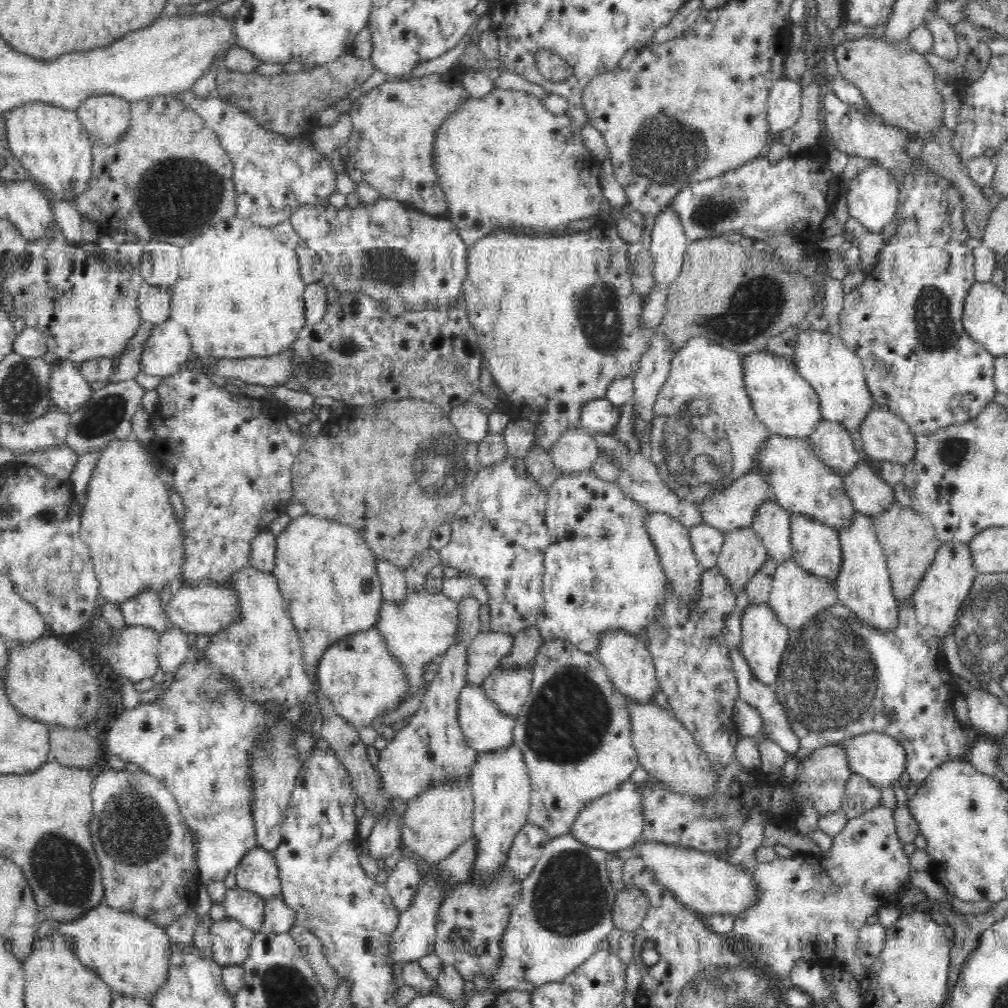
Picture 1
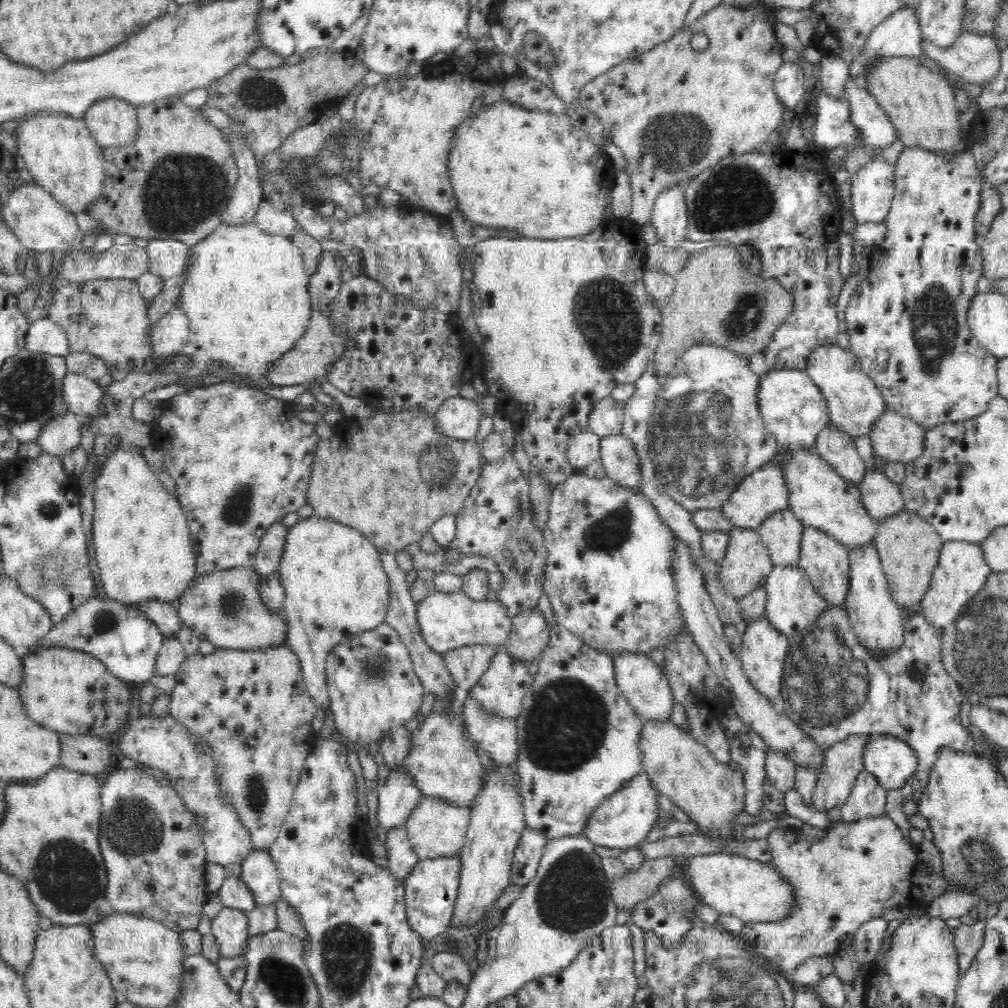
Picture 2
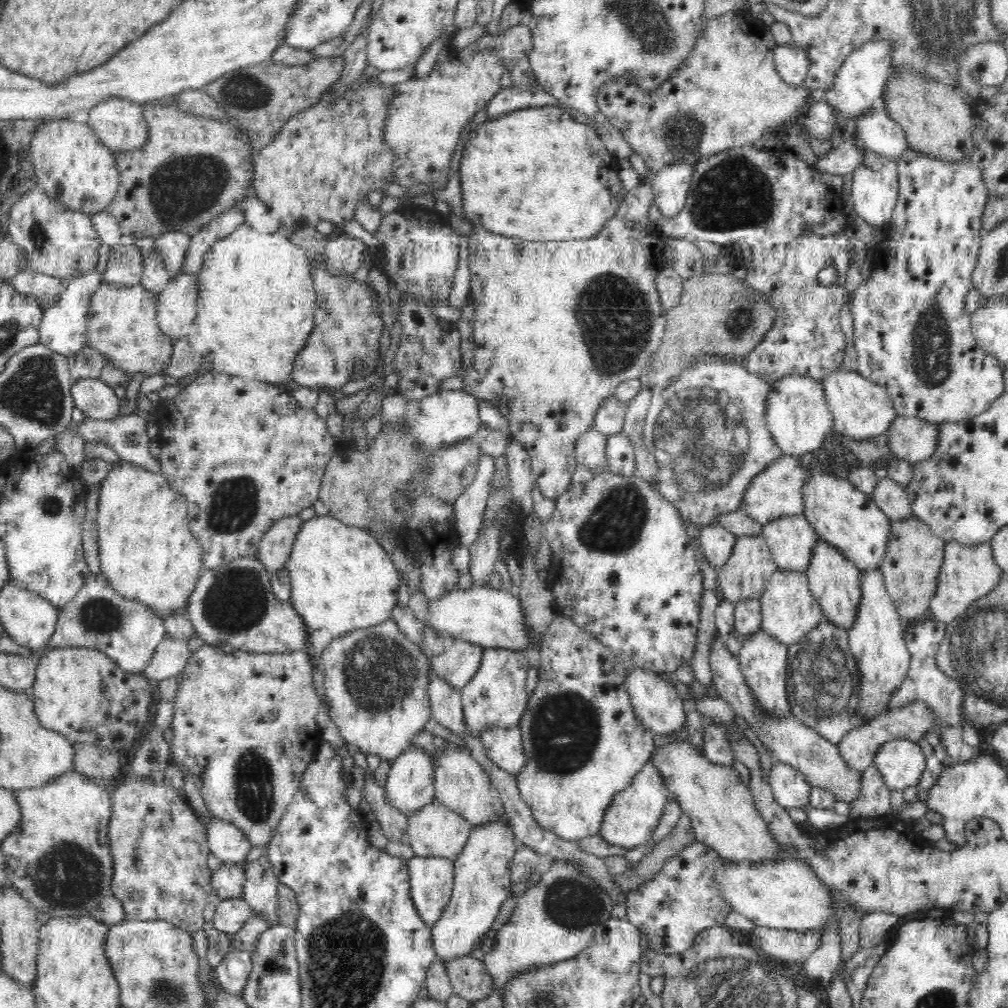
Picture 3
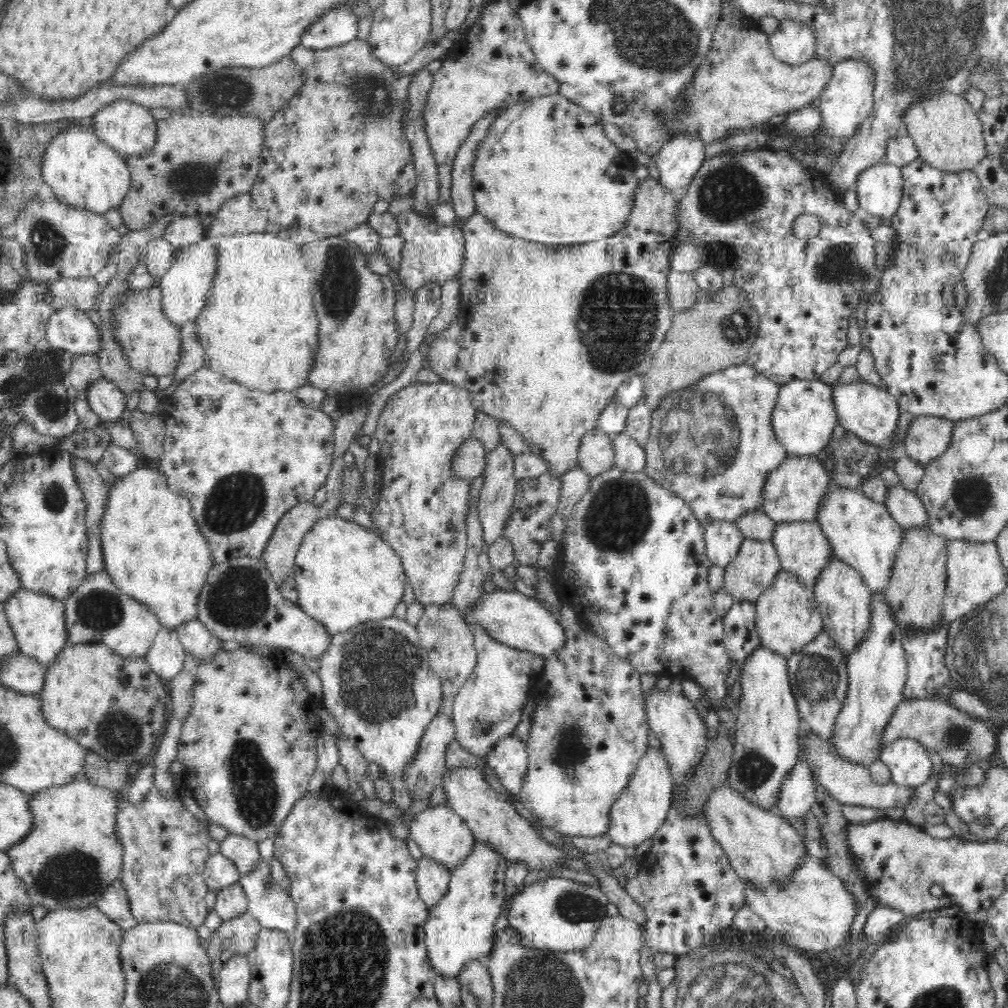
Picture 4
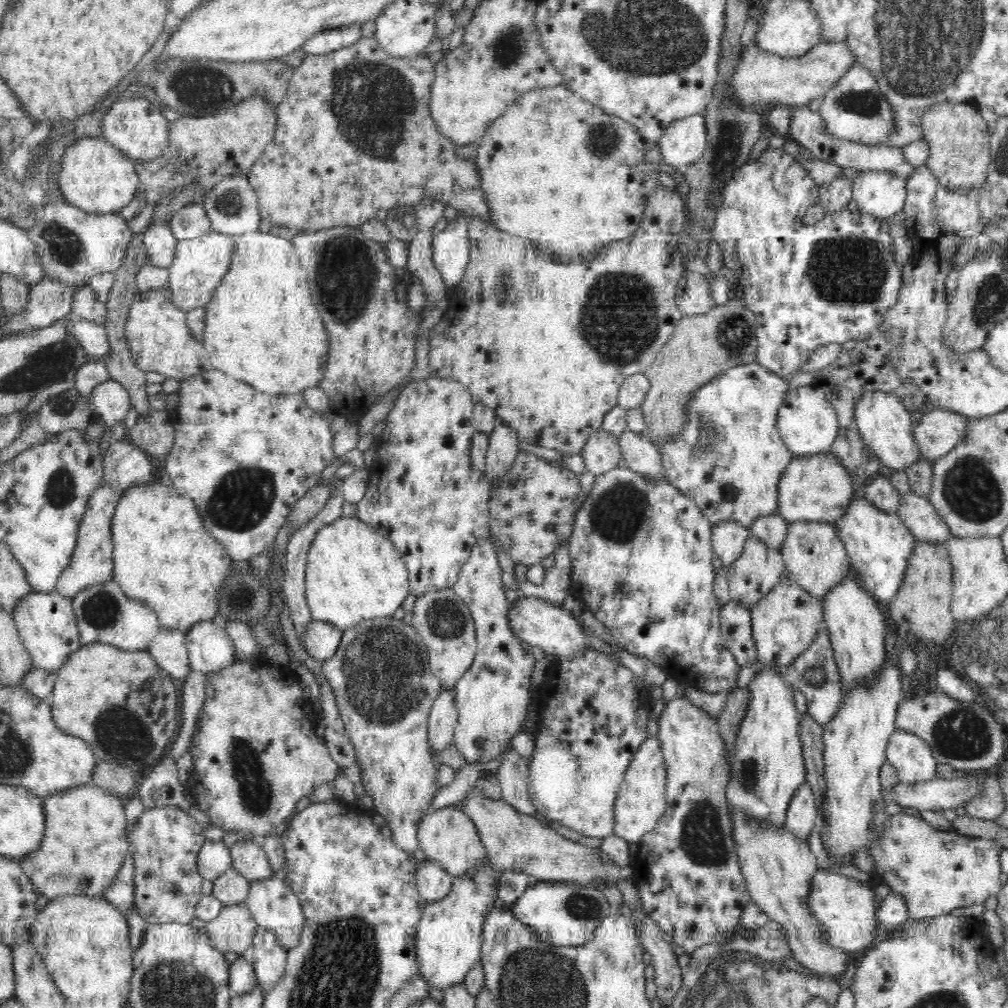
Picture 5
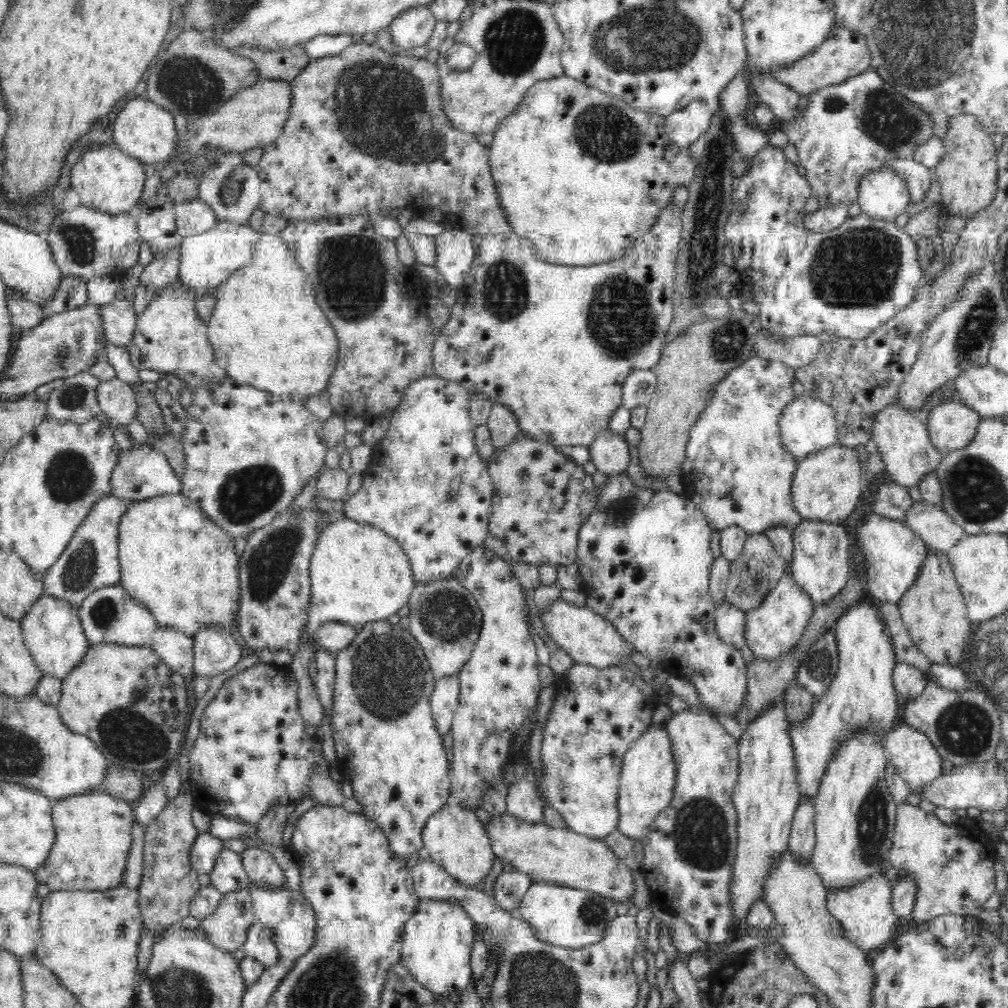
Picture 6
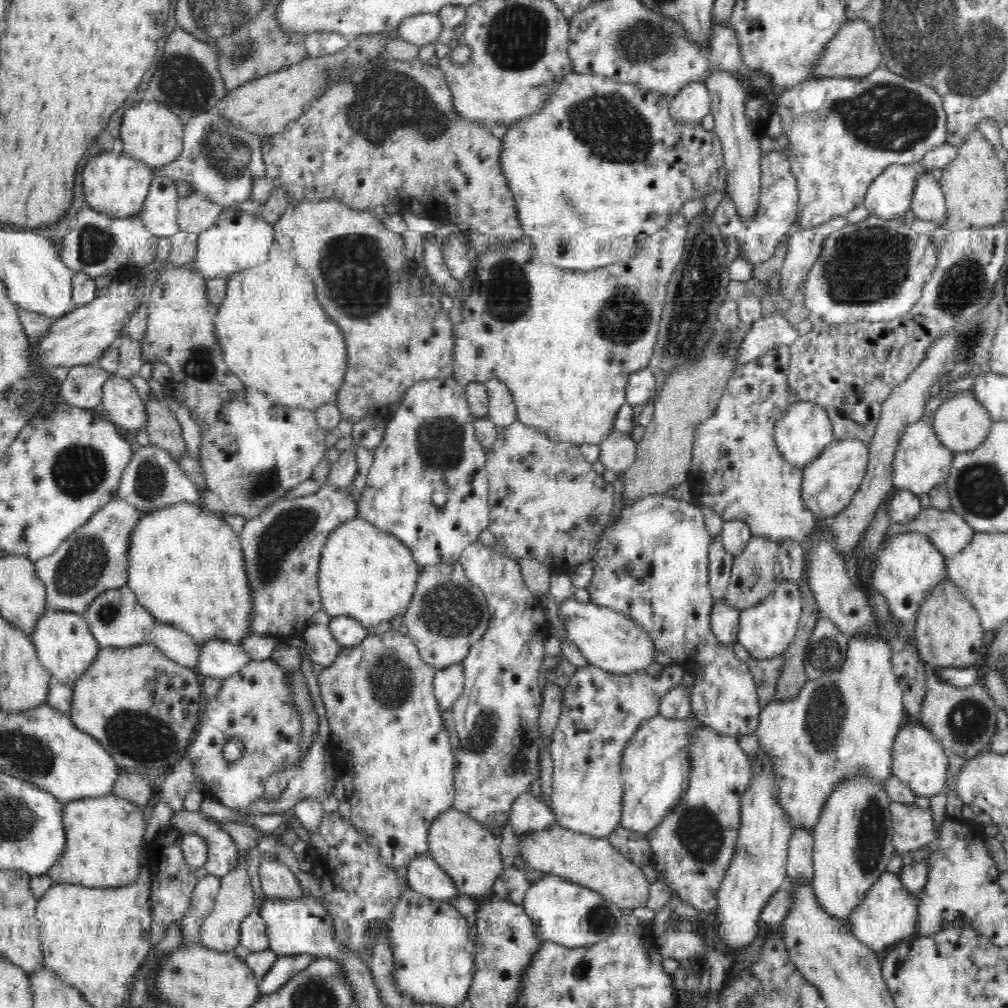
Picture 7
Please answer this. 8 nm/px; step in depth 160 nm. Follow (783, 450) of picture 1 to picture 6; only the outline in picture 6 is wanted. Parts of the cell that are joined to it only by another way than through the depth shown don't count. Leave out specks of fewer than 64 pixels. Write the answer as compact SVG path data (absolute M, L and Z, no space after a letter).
M876 513L866 514L860 519L856 538L866 561L867 598L876 603L896 604L918 578L930 550L904 520L890 520Z

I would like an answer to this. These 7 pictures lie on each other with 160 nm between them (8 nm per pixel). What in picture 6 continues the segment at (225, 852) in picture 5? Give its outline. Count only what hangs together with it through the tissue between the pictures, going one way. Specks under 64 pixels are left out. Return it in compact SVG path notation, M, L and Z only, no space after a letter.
M200 833L192 848L190 848L190 858L192 868L199 874L211 874L216 866L216 858L222 852L223 841L220 838L207 833Z

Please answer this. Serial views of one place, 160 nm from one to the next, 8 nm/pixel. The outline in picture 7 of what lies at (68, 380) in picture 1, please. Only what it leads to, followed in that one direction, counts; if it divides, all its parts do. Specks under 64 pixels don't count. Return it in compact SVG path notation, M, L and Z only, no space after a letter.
M110 377L104 383L102 391L102 406L105 408L105 417L110 422L130 436L145 426L145 403L129 379Z

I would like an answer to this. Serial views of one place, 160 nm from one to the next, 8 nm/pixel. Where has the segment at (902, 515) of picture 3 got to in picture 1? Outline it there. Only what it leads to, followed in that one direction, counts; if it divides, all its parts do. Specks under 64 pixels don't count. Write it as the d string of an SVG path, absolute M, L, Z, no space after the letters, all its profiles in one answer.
M866 461L859 462L842 480L858 513L872 517L896 502L893 485L876 475Z

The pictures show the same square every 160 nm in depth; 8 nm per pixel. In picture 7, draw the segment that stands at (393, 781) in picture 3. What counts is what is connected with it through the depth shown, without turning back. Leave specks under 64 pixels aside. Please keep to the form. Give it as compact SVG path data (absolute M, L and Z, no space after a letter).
M461 663L437 669L433 680L433 690L442 713L452 709L463 694L464 679Z

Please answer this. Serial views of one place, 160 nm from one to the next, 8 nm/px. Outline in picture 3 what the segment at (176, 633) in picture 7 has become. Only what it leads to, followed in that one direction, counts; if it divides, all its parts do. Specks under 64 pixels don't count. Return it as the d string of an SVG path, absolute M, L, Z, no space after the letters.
M167 634L152 654L144 675L155 683L181 673L192 653L186 644Z

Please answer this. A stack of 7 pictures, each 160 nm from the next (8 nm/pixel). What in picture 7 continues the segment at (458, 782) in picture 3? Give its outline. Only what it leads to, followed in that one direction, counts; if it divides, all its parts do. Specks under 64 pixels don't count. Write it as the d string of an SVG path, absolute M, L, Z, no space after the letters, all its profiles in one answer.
M558 825L550 830L520 836L520 856L525 868L541 870L544 875L553 874L599 892L605 899L622 908L645 906L650 884L642 869L630 862L605 838L595 838L568 830Z

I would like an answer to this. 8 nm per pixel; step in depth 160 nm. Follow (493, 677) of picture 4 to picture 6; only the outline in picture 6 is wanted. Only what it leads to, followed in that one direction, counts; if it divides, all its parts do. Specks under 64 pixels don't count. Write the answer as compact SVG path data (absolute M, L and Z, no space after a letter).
M478 546L478 548L472 550L458 567L456 579L460 581L473 595L478 603L479 610L483 616L483 623L481 626L481 631L476 641L476 644L473 646L472 654L468 659L468 662L462 666L462 670L459 672L459 683L460 683L460 692L459 692L459 706L454 713L453 722L451 725L453 739L453 747L449 751L449 755L452 756L452 773L454 773L454 778L451 779L451 794L458 798L462 803L462 806L465 808L472 808L472 810L477 810L479 808L479 800L482 795L485 795L487 788L494 788L500 783L503 783L502 779L497 779L499 775L502 775L505 764L507 763L507 758L510 756L510 746L513 743L513 740L516 736L516 732L522 728L526 716L530 714L531 708L536 706L538 697L542 687L540 687L540 680L538 679L538 656L536 655L536 645L530 637L530 625L528 624L526 613L528 612L528 605L525 603L524 589L519 583L519 579L512 574L512 567L510 563L504 561L501 557L498 557L496 553L490 551L490 549L484 546Z

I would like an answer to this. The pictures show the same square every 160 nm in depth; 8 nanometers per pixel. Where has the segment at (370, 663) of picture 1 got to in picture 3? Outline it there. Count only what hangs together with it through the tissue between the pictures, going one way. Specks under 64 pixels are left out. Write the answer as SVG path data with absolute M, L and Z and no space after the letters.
M391 618L366 626L366 629L352 630L330 642L320 656L320 666L324 670L323 683L331 721L340 730L344 742L355 744L365 755L376 755L392 763L409 747L414 736L424 731L432 718L427 688L432 669L430 661Z

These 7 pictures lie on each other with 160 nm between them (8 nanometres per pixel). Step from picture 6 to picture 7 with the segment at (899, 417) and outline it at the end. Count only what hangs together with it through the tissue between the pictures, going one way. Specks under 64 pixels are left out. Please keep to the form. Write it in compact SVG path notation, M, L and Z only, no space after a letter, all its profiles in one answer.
M921 420L908 423L899 439L892 461L895 490L908 490L919 496L928 494L934 486L943 484L953 463L955 452L948 450L938 440L932 425Z

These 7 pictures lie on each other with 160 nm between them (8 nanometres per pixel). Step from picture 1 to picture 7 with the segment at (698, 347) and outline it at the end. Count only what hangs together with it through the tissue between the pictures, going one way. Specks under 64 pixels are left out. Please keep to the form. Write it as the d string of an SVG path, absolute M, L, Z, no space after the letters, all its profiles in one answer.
M781 345L754 362L736 367L714 414L695 428L687 482L694 504L712 508L723 521L741 520L750 527L754 537L764 537L775 543L792 540L804 544L816 525L816 518L801 498L802 469L780 455L774 436L776 423L789 407L790 362L791 351L786 345Z

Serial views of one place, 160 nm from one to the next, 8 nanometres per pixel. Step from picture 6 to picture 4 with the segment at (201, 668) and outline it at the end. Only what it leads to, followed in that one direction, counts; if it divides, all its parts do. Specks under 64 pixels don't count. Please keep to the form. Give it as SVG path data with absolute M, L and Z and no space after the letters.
M197 618L174 629L187 653L194 655L197 663L209 661L218 651L224 651L224 640L214 636Z

